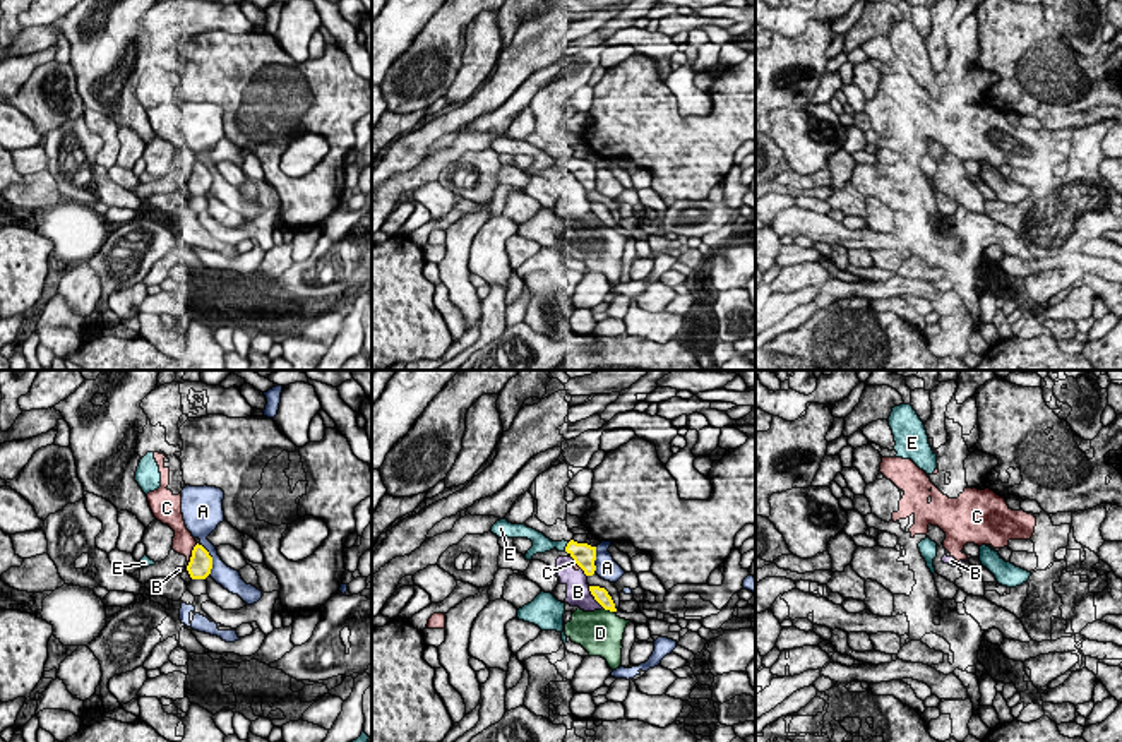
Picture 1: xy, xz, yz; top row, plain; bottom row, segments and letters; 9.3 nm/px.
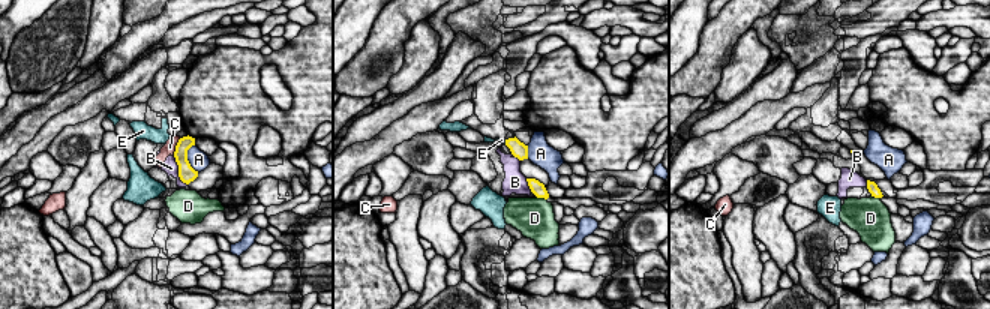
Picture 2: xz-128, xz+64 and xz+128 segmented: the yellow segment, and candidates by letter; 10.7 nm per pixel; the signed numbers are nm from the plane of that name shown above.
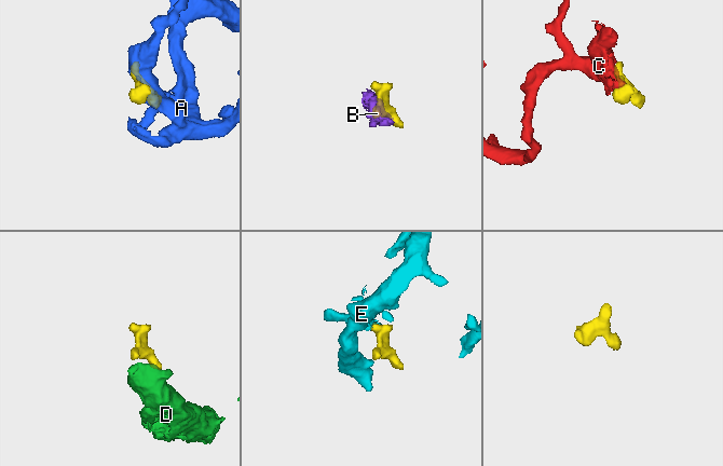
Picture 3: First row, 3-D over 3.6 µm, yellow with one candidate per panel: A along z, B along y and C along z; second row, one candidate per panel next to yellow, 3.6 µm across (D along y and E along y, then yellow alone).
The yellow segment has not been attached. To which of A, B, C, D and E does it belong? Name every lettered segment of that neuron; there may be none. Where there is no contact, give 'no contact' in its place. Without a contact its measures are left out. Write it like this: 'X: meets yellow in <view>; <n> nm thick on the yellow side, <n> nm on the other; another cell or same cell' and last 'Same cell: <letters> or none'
A: meets yellow in xy; 220 nm thick on the yellow side, 200 nm on the other; another cell
B: meets yellow in xz; 140 nm thick on the yellow side, 220 nm on the other; another cell
C: meets yellow in xy; 220 nm thick on the yellow side, 200 nm on the other; another cell
D: meets yellow in xz; 140 nm thick on the yellow side, 440 nm on the other; another cell
E: meets yellow in xz; 220 nm thick on the yellow side, 160 nm on the other; same cell
Same cell: E

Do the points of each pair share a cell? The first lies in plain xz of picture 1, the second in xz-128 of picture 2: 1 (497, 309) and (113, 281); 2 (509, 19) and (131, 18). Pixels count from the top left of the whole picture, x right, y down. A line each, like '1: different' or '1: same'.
1: different
2: same

